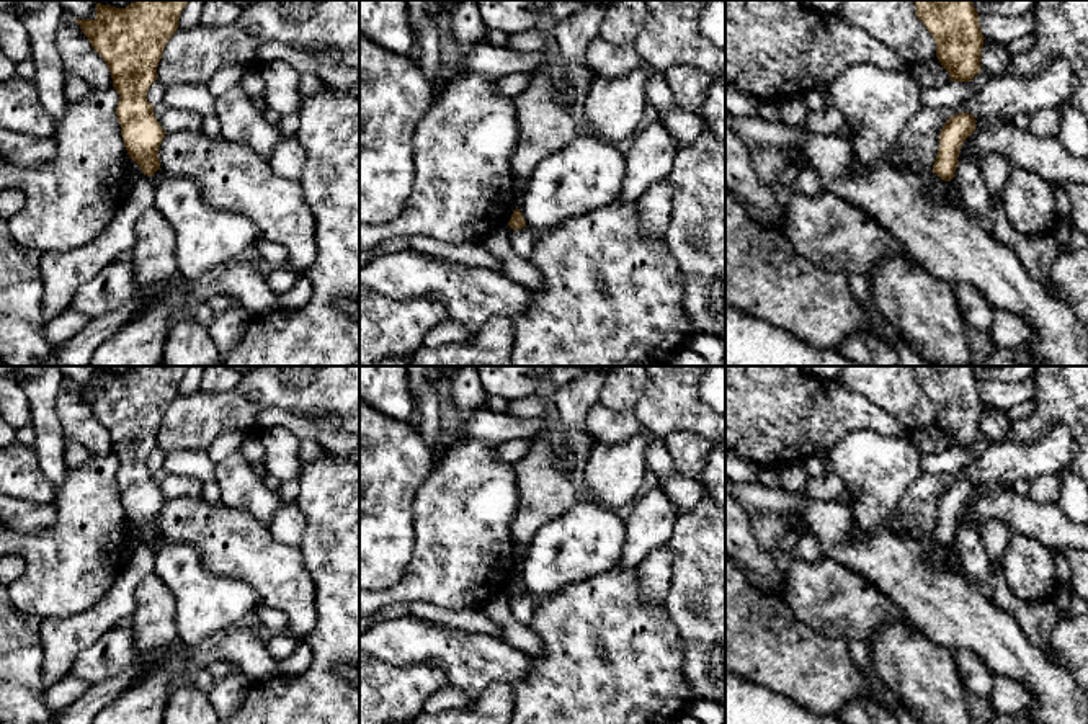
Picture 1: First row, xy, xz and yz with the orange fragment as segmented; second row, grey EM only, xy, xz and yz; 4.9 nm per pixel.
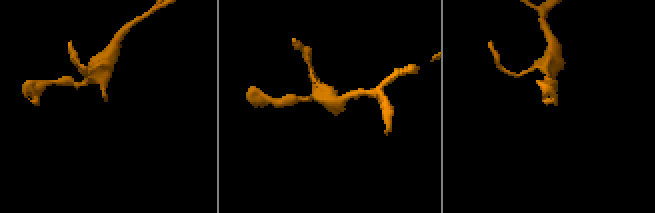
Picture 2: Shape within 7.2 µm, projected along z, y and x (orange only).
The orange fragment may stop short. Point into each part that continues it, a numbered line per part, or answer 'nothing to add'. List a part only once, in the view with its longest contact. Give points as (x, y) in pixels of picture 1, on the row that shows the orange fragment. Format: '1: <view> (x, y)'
nothing to add

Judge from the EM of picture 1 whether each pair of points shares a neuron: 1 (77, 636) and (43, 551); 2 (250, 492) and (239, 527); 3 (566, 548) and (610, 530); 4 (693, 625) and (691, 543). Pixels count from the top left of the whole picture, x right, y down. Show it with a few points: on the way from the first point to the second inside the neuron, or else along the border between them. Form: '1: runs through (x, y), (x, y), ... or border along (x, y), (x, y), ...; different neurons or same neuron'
1: border along (102, 597), (74, 615), (44, 616), (41, 620); different neurons
2: border along (221, 502), (250, 513), (267, 527); different neurons
3: runs through (577, 546), (598, 535); same neuron
4: runs through (682, 605), (691, 594), (691, 563); same neuron

